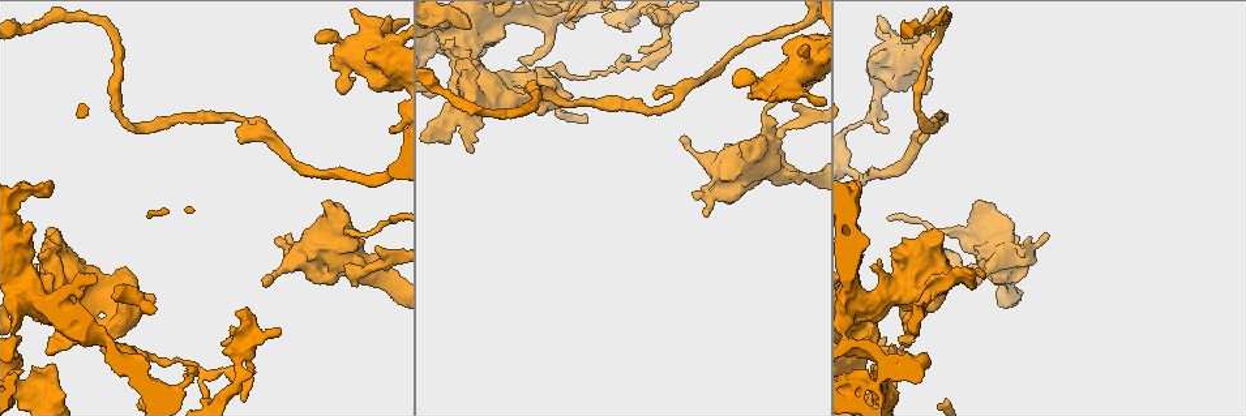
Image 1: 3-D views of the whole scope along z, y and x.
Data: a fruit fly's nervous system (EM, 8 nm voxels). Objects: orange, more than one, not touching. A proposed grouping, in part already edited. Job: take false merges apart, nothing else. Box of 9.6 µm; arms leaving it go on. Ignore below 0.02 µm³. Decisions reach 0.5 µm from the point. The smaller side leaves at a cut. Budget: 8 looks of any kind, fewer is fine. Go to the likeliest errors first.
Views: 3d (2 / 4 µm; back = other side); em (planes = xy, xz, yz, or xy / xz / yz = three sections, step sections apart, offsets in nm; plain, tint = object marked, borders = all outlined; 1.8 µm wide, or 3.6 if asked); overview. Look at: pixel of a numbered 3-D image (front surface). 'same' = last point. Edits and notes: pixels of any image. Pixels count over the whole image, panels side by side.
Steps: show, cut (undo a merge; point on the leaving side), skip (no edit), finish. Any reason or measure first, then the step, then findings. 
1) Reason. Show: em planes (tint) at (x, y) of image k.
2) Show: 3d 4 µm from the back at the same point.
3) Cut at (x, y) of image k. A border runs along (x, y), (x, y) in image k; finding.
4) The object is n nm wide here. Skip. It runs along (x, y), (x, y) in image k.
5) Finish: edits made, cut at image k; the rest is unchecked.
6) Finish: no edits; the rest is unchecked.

Sharp bend. Show: em 3.6 µm xy step 4 (tint) at (929, 280) of image 1.

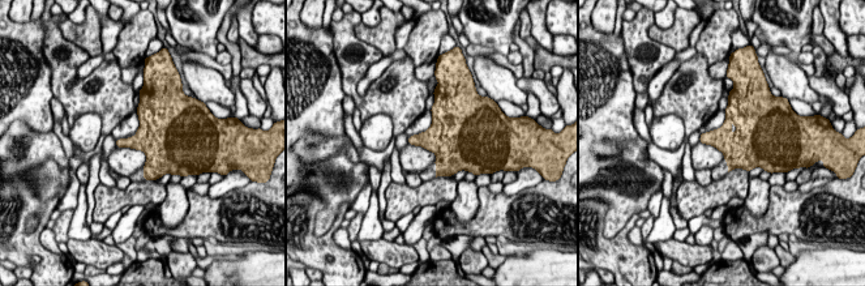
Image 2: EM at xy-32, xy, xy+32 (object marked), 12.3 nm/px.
Show: em 3.6 µm planes (borders) at the same point.

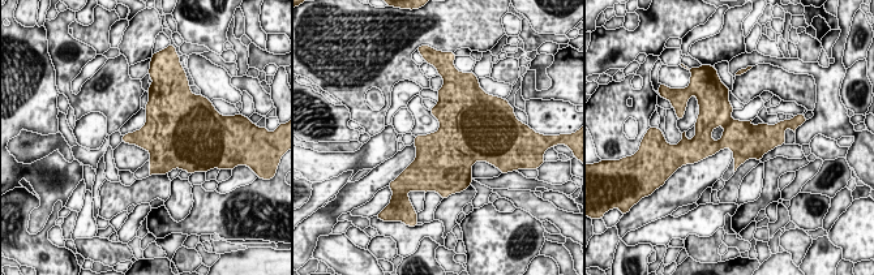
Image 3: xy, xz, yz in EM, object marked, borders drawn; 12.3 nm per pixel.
The object is 460 nm wide here. Skip. One neuron here.

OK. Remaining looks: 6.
Abrupt turn. Show: 3d 4 µm at (812, 21) of image 1.

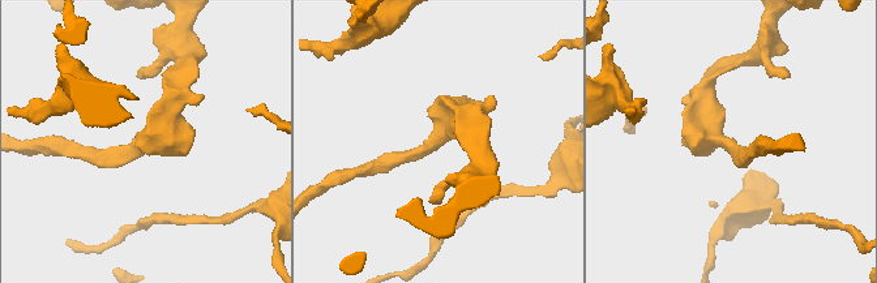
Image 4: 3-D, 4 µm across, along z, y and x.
The arms are 200, 480 nm wide. Show: em 3.6 µm planes (tint) at (726, 143) of image 4.

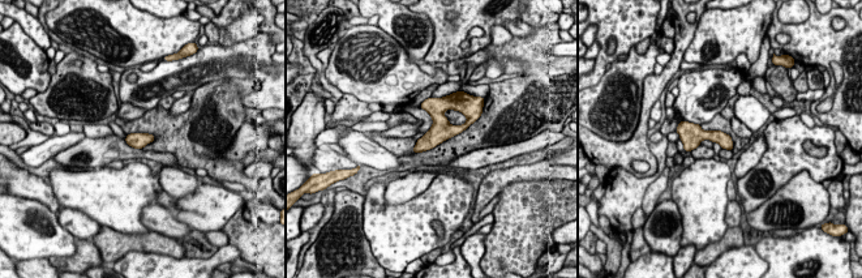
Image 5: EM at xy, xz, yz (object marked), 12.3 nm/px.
Skip. All the same neuron.

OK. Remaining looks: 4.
Thick turns thin. Show: 3d 4 µm at (906, 57) of image 1.

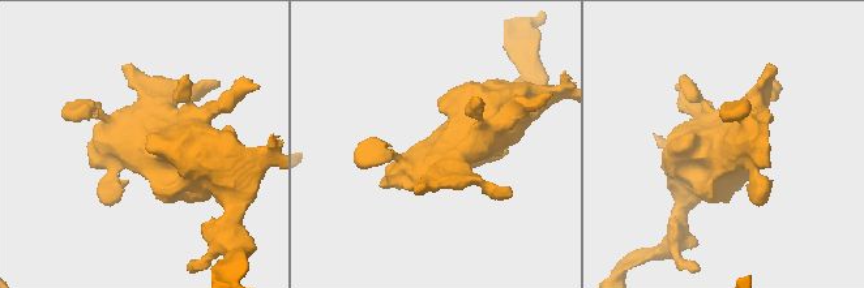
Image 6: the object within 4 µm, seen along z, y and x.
Need the tissue. Show: em 3.6 µm planes (plain) at (725, 145) of image 6.

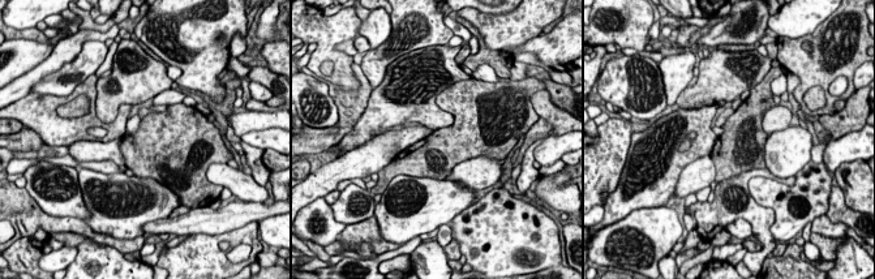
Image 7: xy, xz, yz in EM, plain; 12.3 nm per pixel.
Show: em 3.6 µm planes (borders) at the same point.

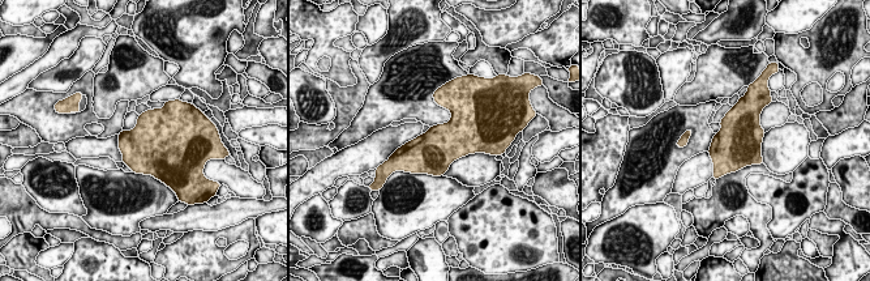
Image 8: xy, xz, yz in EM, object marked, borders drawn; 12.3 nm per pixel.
The object is 500 nm wide here. Skip. All the same neuron.

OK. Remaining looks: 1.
Finish: no edits; the rest is unchecked.

